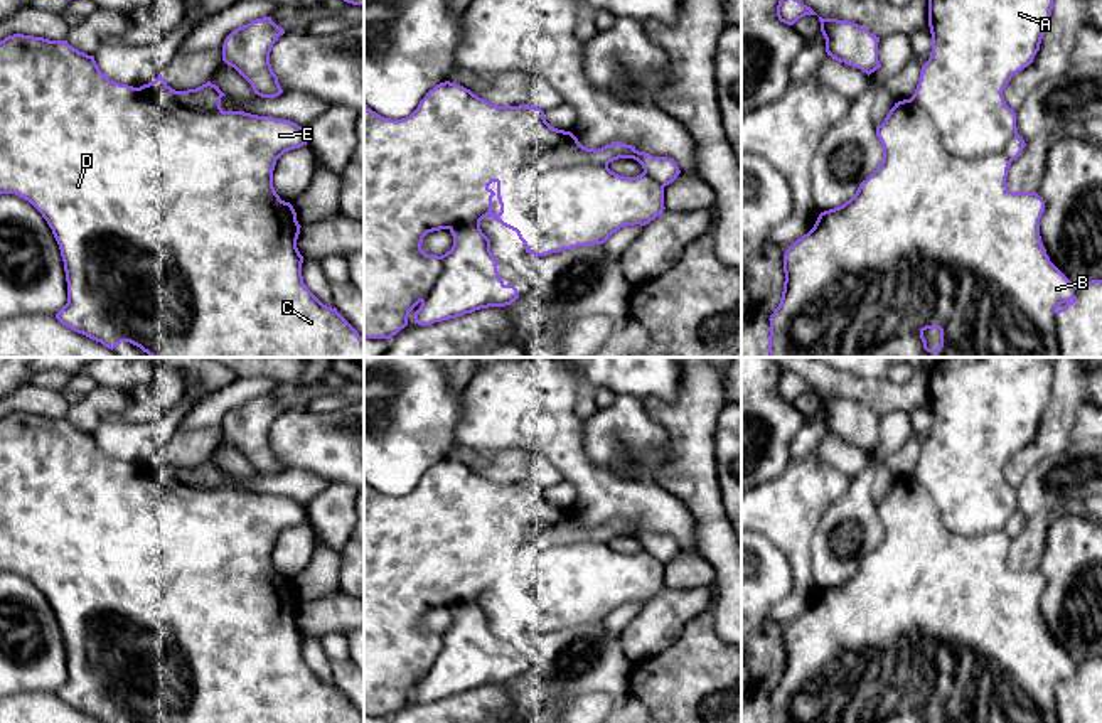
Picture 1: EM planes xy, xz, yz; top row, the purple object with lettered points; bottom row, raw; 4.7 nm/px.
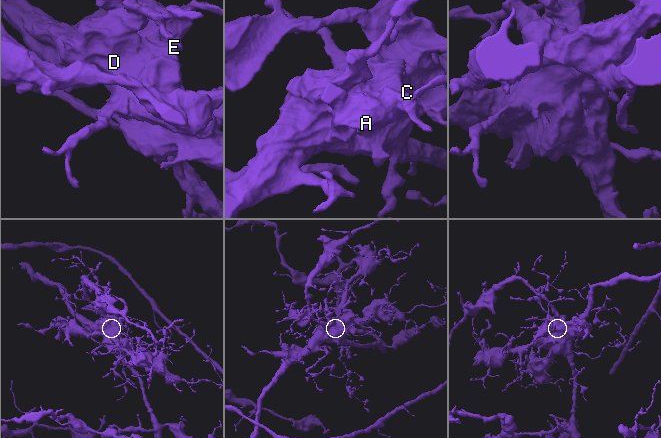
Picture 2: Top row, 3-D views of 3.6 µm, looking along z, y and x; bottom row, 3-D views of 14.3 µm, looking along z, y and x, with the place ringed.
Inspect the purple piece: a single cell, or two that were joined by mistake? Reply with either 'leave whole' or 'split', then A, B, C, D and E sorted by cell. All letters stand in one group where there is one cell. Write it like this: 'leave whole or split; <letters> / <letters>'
split; A / B C D E

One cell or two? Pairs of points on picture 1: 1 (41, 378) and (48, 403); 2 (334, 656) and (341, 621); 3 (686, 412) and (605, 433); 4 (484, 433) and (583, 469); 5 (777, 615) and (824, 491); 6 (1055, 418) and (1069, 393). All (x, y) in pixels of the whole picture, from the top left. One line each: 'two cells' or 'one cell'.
1: two cells
2: two cells
3: two cells
4: one cell
5: one cell
6: one cell

